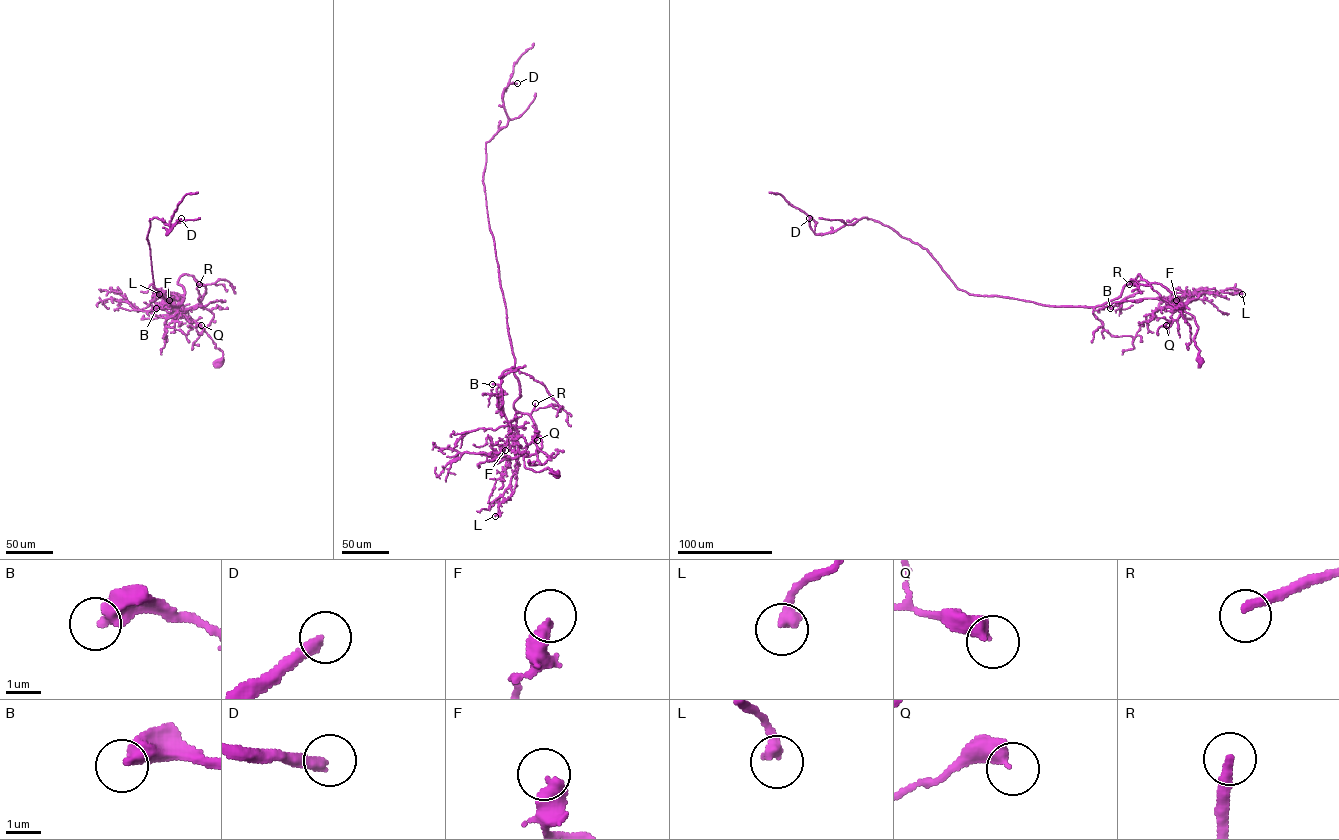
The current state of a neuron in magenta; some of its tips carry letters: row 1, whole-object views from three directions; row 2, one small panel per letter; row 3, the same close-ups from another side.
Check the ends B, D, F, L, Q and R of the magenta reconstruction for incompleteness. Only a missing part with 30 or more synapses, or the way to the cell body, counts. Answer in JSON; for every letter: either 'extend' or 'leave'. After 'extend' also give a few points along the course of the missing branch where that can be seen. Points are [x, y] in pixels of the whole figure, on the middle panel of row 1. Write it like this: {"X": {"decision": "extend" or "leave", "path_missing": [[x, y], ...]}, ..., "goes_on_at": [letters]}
{"B": {"decision": "leave"}, "D": {"decision": "extend", "path_missing": [[517, 83], [538, 94], [548, 89]]}, "F": {"decision": "leave"}, "L": {"decision": "leave"}, "Q": {"decision": "leave"}, "R": {"decision": "extend", "path_missing": [[535, 403], [545, 365], [558, 355]]}, "goes_on_at": ["D", "R"]}

